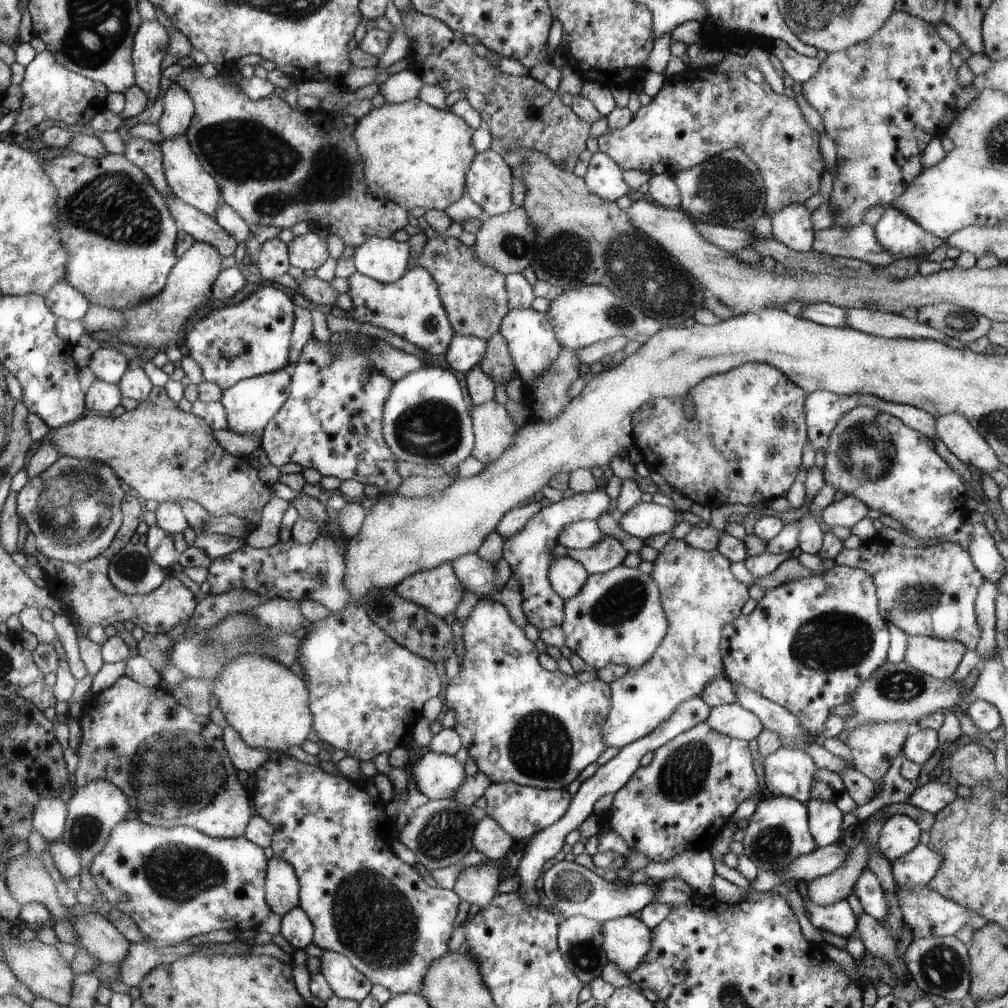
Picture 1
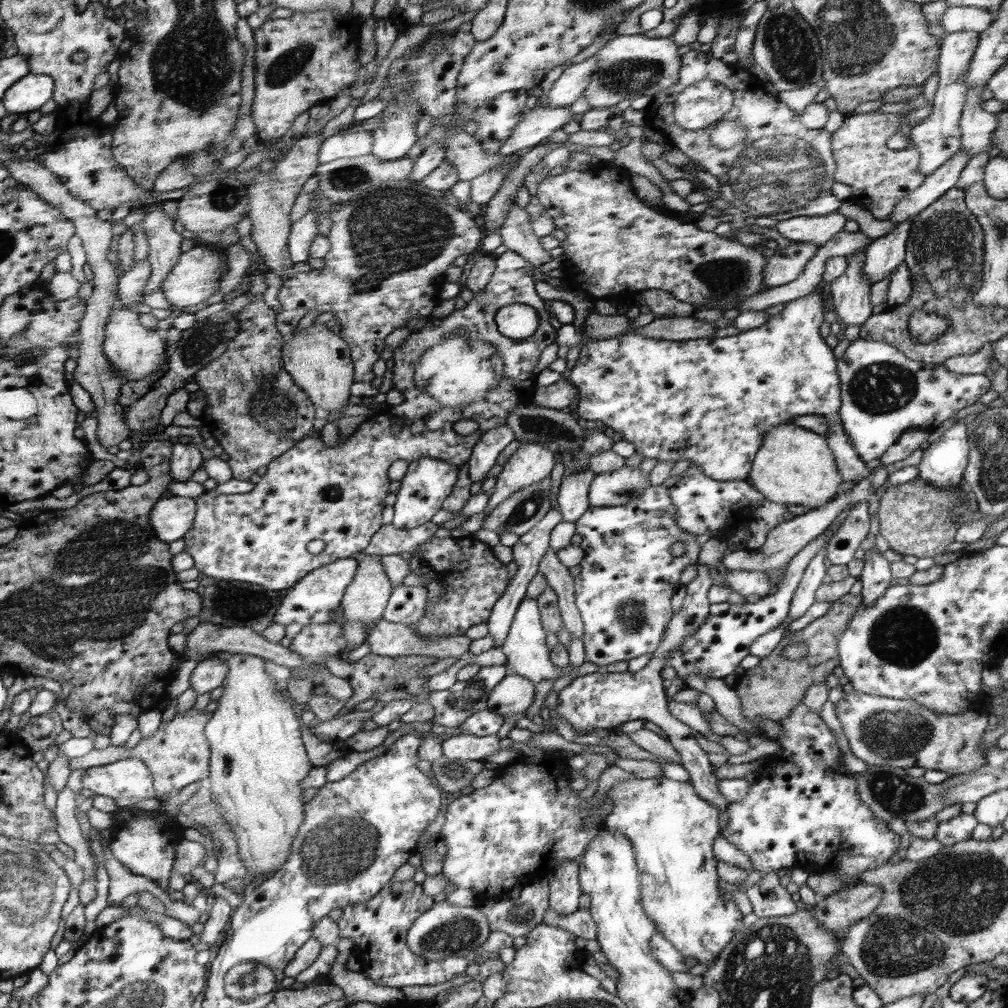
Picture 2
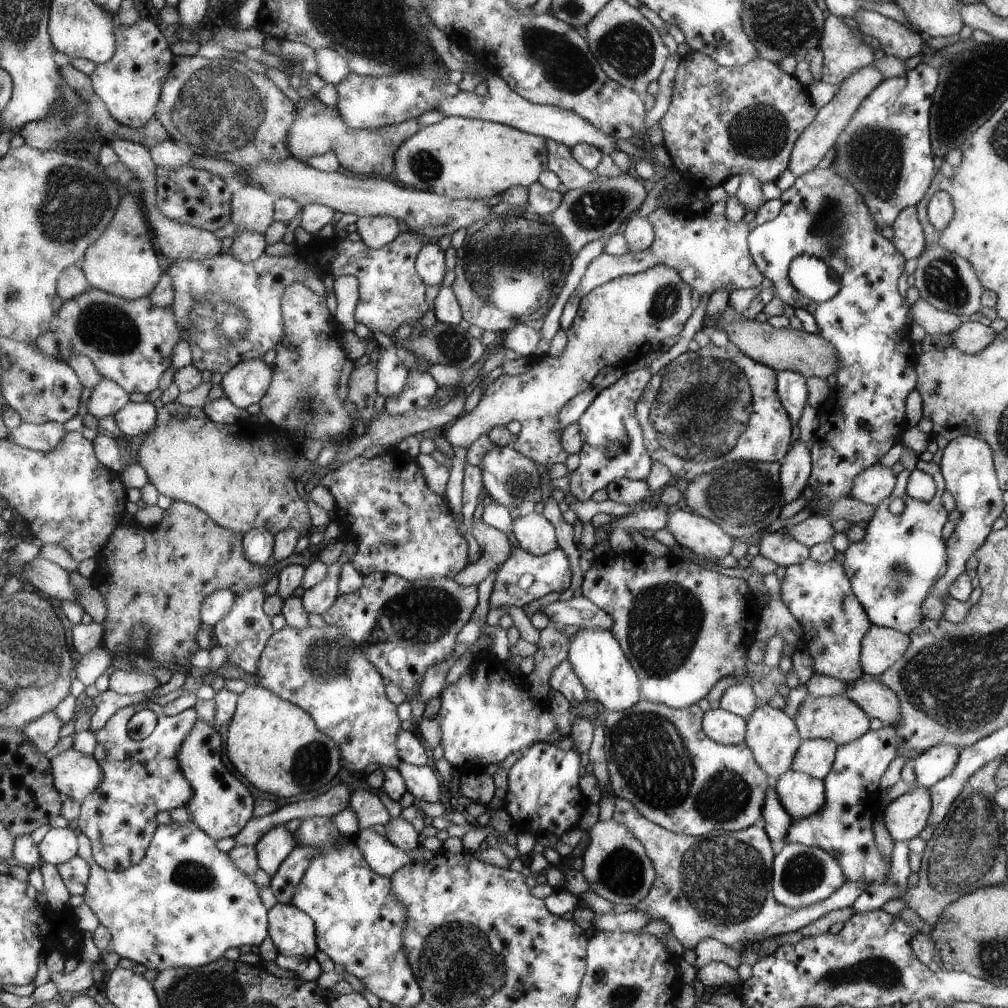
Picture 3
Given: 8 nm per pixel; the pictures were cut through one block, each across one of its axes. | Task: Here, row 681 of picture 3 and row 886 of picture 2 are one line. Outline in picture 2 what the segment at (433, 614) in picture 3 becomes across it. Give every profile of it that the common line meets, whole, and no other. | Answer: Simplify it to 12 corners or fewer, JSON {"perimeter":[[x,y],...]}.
{"perimeter":[[414,879],[348,904],[340,938],[376,984],[436,986],[468,960],[408,948],[432,895]]}

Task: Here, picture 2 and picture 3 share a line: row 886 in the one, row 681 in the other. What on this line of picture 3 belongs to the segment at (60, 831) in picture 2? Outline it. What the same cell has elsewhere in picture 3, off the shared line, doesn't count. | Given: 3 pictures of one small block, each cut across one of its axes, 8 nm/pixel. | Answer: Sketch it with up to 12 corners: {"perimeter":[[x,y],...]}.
{"perimeter":[[104,644],[79,656],[77,679],[94,685],[115,661]]}

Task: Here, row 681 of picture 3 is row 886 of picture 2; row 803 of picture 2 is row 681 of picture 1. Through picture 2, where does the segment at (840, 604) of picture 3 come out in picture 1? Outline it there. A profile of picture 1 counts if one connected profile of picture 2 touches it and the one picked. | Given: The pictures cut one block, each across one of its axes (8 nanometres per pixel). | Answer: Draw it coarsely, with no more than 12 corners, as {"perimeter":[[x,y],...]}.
{"perimeter":[[870,574],[766,589],[723,674],[819,739],[886,664]]}

